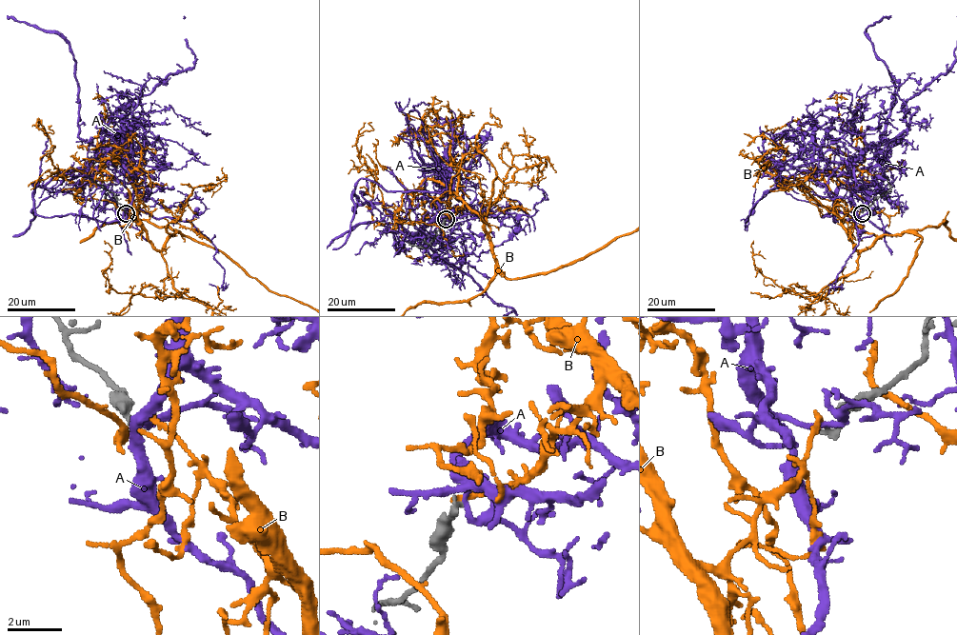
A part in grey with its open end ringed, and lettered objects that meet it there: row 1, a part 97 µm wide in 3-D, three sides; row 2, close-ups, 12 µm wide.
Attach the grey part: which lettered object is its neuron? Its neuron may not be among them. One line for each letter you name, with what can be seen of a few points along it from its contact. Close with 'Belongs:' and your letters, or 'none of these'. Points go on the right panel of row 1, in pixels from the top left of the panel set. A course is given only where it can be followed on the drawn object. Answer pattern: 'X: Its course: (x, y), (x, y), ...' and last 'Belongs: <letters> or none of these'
Belongs: none of these

